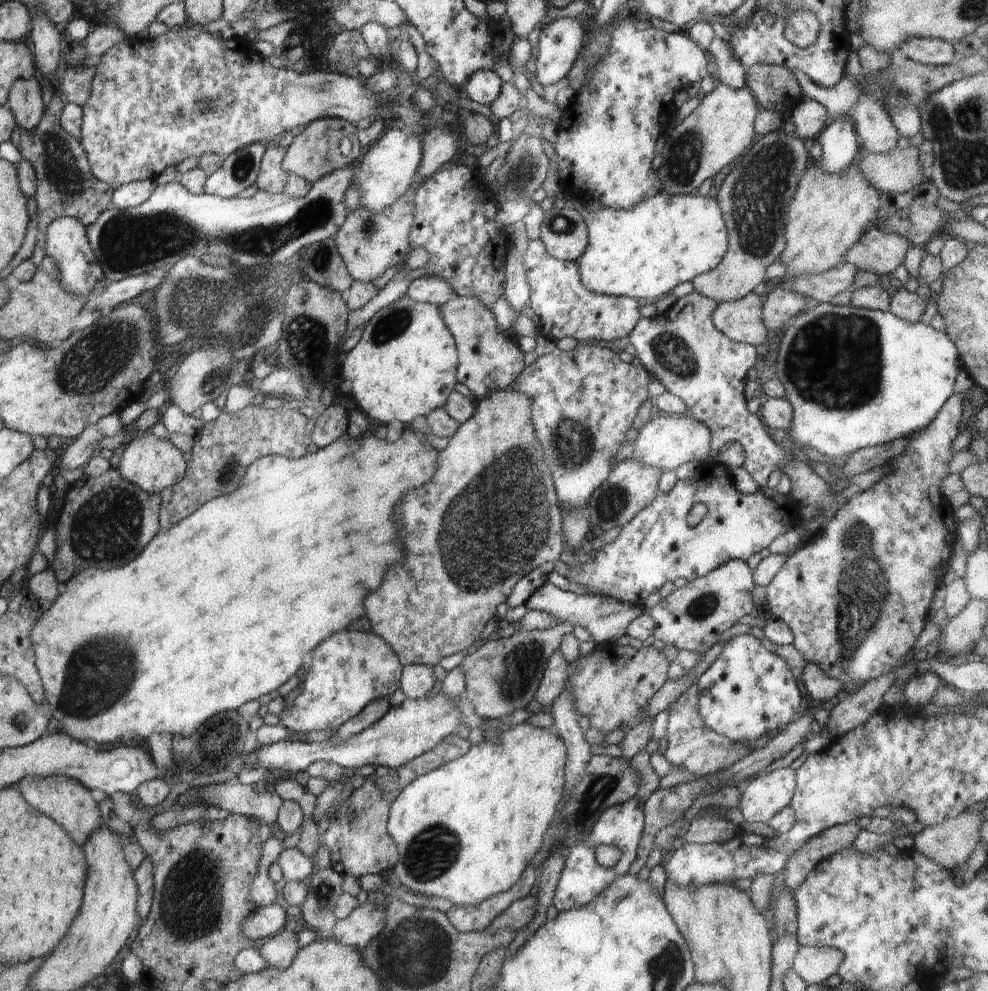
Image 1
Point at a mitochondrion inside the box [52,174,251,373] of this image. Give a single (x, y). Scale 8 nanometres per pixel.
(187, 307)

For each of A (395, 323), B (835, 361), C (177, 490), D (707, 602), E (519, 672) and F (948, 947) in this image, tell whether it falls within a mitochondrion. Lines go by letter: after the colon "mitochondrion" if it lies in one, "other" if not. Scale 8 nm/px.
A: mitochondrion
B: mitochondrion
C: other
D: mitochondrion
E: mitochondrion
F: other

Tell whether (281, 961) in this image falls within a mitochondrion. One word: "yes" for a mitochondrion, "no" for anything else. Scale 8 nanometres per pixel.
no

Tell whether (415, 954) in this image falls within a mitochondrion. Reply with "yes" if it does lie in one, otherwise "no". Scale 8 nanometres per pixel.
yes

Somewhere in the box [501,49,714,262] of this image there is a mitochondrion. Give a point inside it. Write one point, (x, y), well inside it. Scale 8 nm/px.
(683, 159)

